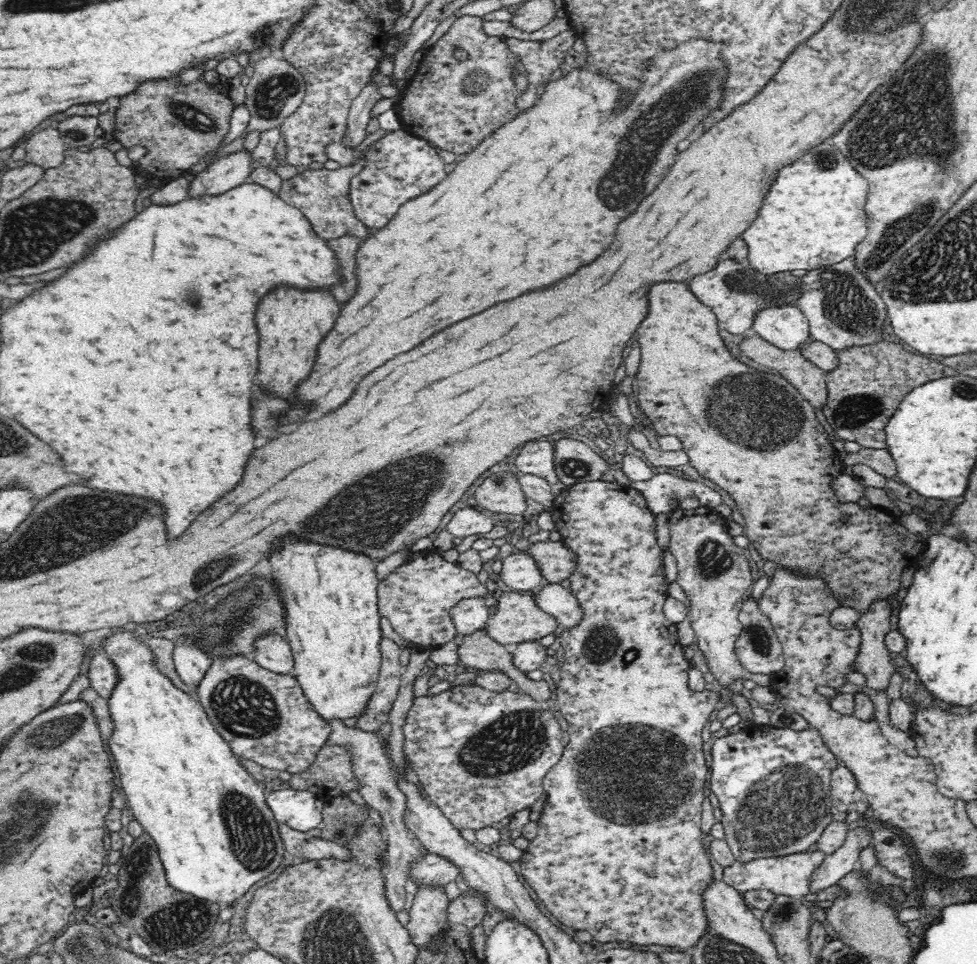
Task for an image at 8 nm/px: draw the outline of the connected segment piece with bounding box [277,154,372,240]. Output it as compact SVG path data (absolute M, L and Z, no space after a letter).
M363 154L353 165L340 166L337 169L300 169L295 171L288 179L282 180L281 189L277 192L279 197L288 204L300 209L310 219L314 230L322 238L342 238L354 236L360 240L370 238L370 227L362 223L357 217L350 198L350 184L364 168L368 159Z

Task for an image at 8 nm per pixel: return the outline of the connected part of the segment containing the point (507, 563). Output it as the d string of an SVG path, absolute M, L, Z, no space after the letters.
M513 552L502 559L499 583L518 593L526 593L540 584L543 576L535 560L526 553Z

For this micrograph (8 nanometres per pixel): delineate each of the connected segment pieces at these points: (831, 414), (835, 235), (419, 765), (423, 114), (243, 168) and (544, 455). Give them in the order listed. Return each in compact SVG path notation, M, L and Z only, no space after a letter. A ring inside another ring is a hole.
M876 341L835 351L837 366L824 371L827 402L821 406L836 437L857 442L861 448L887 448L886 426L904 398L918 386L944 376L943 364L935 357L913 354L899 343ZM908 362L908 372L902 372ZM912 374L912 384L908 376ZM900 378L900 384L894 384Z
M818 146L804 158L778 172L758 218L742 234L748 244L748 268L760 274L786 275L795 270L816 270L843 262L854 254L854 246L868 230L864 204L866 180L838 154L835 146Z
M477 684L458 685L450 687L436 696L414 697L404 726L402 726L402 755L406 757L406 768L410 767L410 770L416 771L416 776L421 782L420 786L424 788L424 792L430 797L431 802L450 819L450 822L458 830L478 832L478 830L492 826L494 822L500 822L504 818L509 819L516 812L531 809L544 796L543 780L545 775L561 760L565 750L562 737L560 722L555 718L554 712L548 709L545 701L537 701L526 692L514 693L508 690L506 692L490 692Z
M462 15L448 31L424 52L417 69L400 88L395 102L401 129L427 140L432 148L452 154L468 154L494 130L511 121L520 113L516 107L516 80L514 74L522 67L516 53L506 43L507 37L489 35L484 30L485 21L480 16Z
M242 149L231 154L218 157L204 171L197 173L188 183L187 198L221 197L228 190L248 182L251 173L250 152Z
M543 438L528 440L520 448L518 456L515 456L514 463L521 473L546 477L550 486L555 487L555 494L558 494L565 489L565 486L560 485L555 473L553 454L552 440L543 440Z

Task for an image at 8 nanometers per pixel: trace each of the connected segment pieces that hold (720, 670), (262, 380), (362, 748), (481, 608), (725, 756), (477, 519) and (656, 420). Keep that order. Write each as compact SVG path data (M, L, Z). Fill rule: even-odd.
M678 506L670 516L670 533L669 552L676 558L676 582L690 602L687 617L695 632L695 648L701 655L700 664L726 687L730 687L732 680L738 679L768 687L770 675L748 672L735 656L735 642L743 629L739 614L745 601L751 598L754 580L750 577L748 560L742 549L734 544L726 521L707 506L693 510Z
M278 288L260 302L256 310L256 326L260 336L258 388L288 404L288 410L276 414L278 430L300 422L310 414L310 410L314 410L312 402L298 398L298 386L312 374L312 368L318 360L318 346L334 328L338 316L340 304L324 292L306 294L290 288Z
M330 719L332 725L332 735L329 738L329 745L340 746L346 749L346 753L350 755L350 765L352 765L352 773L358 779L359 794L372 808L376 809L382 817L382 831L387 836L386 855L390 859L391 868L383 872L385 889L384 894L390 909L395 914L402 912L406 908L406 870L408 870L409 862L420 856L422 846L410 834L409 830L404 826L403 815L406 810L406 796L398 790L394 778L390 771L390 762L388 762L388 752L386 752L386 744L382 738L388 740L390 738L391 726L388 723L379 725L378 730L364 731L358 727L346 726L344 719Z
M487 595L468 597L458 601L456 606L450 609L450 616L456 625L457 634L468 634L478 629L484 629L491 612L486 603Z
M751 725L740 729L736 734L730 734L724 736L723 738L714 739L712 746L712 780L711 790L714 792L718 801L720 801L719 809L722 812L721 823L724 826L725 839L727 840L732 853L734 853L735 860L739 861L749 861L755 858L772 858L772 857L782 857L789 854L803 853L807 852L808 846L812 846L816 842L824 829L830 822L834 821L833 810L834 805L831 796L831 775L832 772L841 763L840 760L825 746L824 739L814 728L808 728L806 730L792 730L776 728L772 725Z
M469 507L454 512L452 520L446 524L446 531L452 536L466 538L472 535L484 535L495 526L489 513L479 512Z
M660 282L660 284L652 284L648 288L648 314L642 320L642 324L638 326L636 334L638 334L638 344L642 348L642 360L639 362L638 380L636 380L636 390L639 393L638 406L644 411L646 418L650 420L658 435L678 437L682 441L682 449L688 455L691 466L704 478L714 482L730 494L730 497L736 502L738 510L746 519L744 535L758 551L763 561L774 562L774 564L778 564L778 569L787 570L792 574L797 574L798 577L819 578L823 581L833 600L837 601L837 606L850 606L860 616L864 616L874 602L888 601L900 592L902 572L904 572L904 568L910 568L918 562L926 550L926 544L929 541L928 535L914 534L908 528L904 528L899 517L894 515L891 510L885 510L872 504L868 508L864 508L858 504L858 501L846 502L836 496L831 487L831 477L832 474L842 473L845 464L842 459L837 458L840 453L832 447L832 442L827 438L826 431L816 419L815 407L808 403L783 376L754 369L736 359L722 342L714 311L709 306L702 304L702 301L690 292L686 282Z

